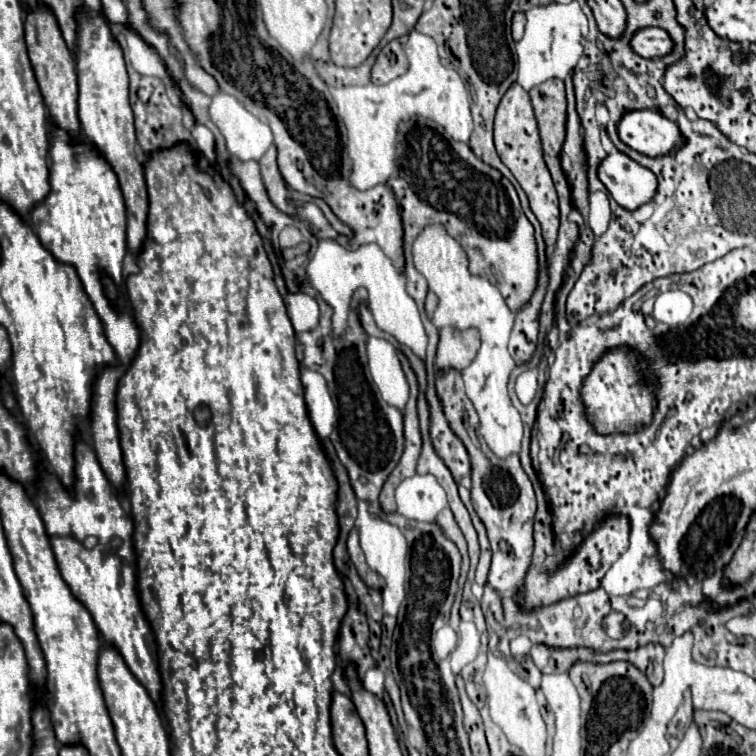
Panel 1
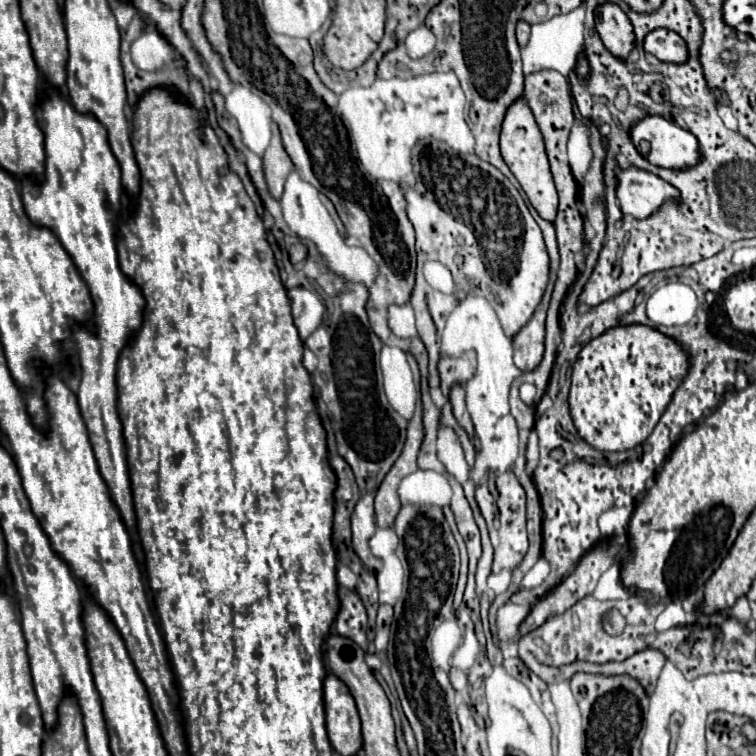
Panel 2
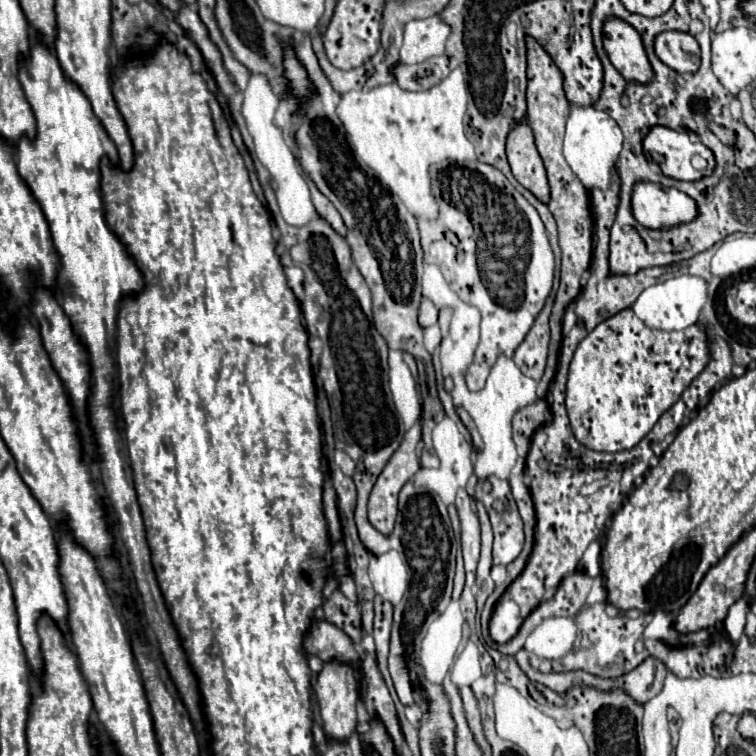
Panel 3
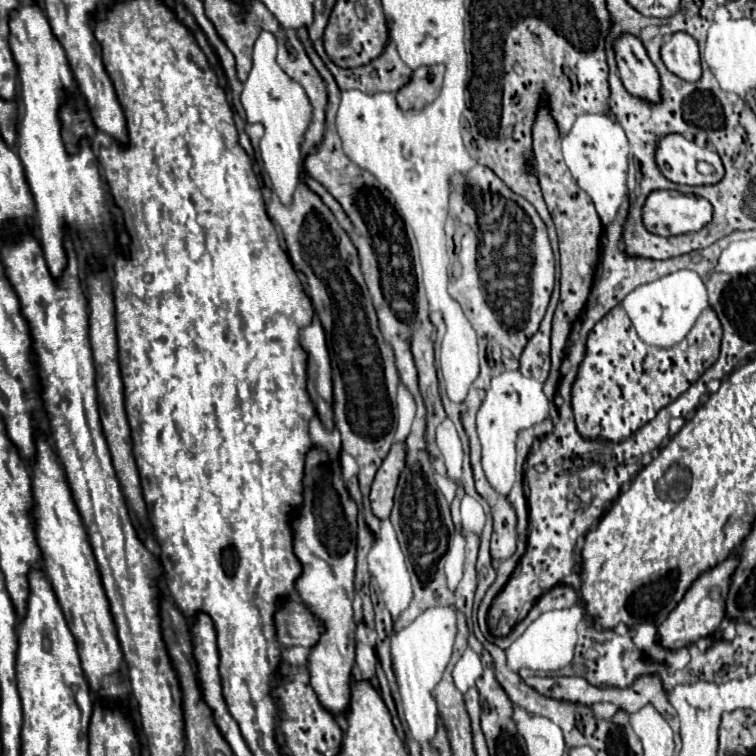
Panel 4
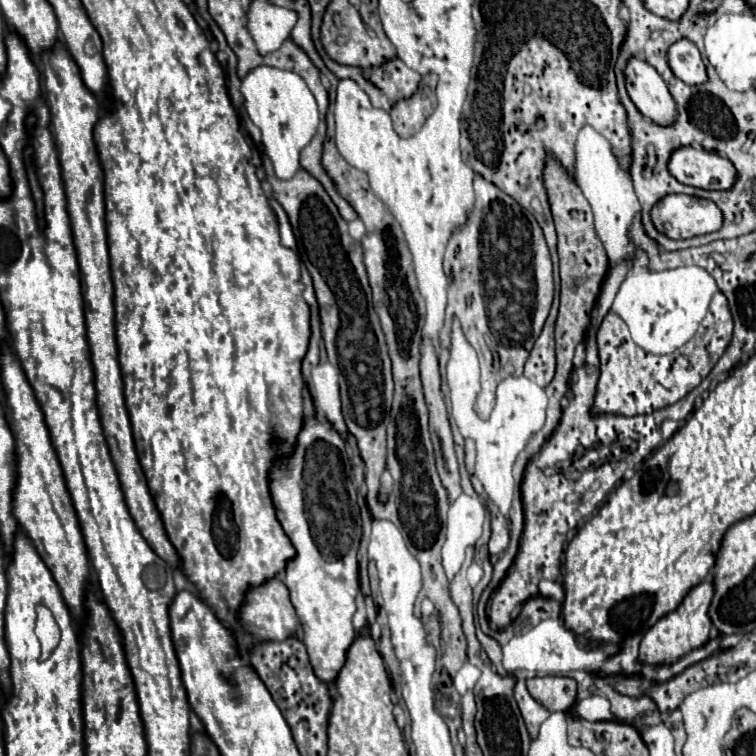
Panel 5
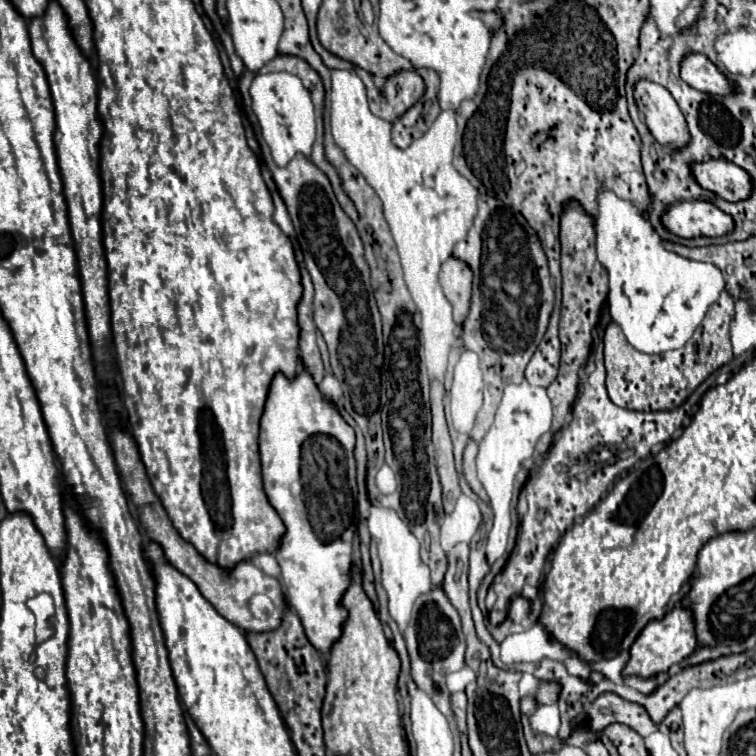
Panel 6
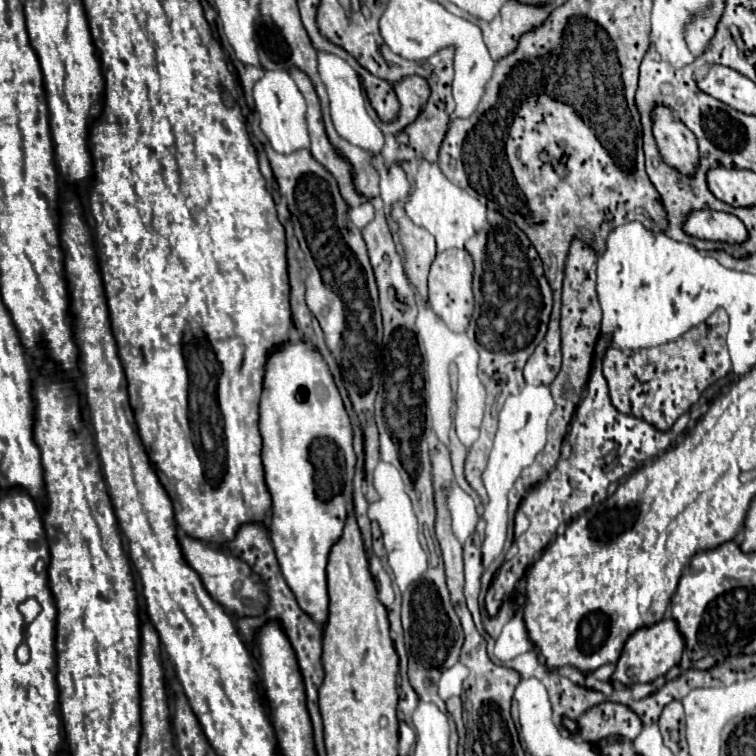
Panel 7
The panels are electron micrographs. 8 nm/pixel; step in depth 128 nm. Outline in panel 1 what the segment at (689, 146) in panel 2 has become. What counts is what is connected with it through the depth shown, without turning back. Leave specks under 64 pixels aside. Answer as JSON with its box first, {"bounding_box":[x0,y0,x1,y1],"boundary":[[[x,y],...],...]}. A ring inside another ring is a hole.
{"bounding_box":[618,110,684,156],"boundary":[[[630,110],[618,122],[618,136],[624,144],[646,156],[668,154],[670,148],[682,146],[684,138],[676,122],[658,110]]]}

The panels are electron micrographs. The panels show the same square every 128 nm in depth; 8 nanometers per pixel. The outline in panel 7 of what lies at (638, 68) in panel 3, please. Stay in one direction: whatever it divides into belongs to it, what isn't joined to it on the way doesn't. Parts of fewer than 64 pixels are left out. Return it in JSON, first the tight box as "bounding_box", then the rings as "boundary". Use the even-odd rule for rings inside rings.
{"bounding_box":[652,104,698,176],"boundary":[[[656,104],[652,110],[652,134],[668,166],[688,176],[696,170],[698,160],[696,136],[664,104]]]}

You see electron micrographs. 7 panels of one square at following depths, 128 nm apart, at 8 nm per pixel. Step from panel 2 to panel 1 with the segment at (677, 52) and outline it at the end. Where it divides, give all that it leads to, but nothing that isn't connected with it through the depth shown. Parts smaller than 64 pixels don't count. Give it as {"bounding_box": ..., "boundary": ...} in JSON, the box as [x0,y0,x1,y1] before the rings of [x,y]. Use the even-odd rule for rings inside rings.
{"bounding_box":[630,28,672,58],"boundary":[[[642,28],[632,36],[630,48],[642,58],[656,58],[672,50],[672,40],[662,28]]]}

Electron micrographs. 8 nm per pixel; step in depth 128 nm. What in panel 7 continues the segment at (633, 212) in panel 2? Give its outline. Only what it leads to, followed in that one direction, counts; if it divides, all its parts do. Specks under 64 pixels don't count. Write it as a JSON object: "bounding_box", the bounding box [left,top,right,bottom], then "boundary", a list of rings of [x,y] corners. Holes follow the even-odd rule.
{"bounding_box":[682,210,748,244],"boundary":[[[694,210],[686,216],[682,228],[688,236],[714,242],[736,244],[748,238],[744,224],[736,216],[718,210]]]}

